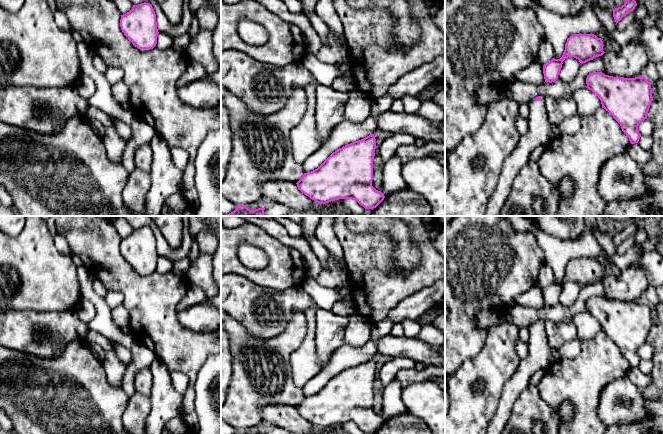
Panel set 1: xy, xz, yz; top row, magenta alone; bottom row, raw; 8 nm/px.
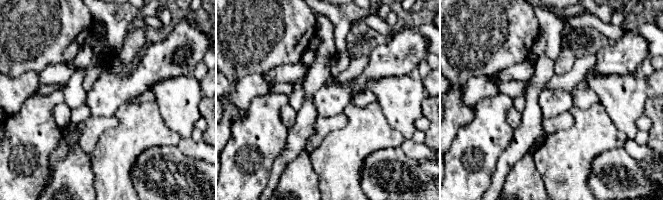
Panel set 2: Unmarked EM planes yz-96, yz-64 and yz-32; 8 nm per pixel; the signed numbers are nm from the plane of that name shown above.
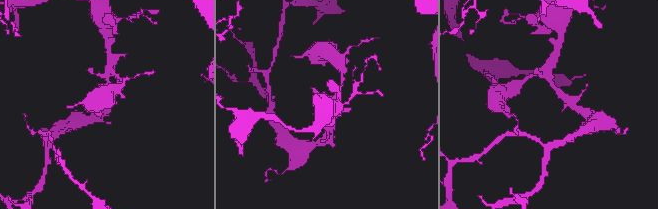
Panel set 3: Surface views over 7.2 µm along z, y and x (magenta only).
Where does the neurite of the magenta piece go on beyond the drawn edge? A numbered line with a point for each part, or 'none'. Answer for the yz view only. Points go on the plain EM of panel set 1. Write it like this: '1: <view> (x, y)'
1: yz (539, 356)

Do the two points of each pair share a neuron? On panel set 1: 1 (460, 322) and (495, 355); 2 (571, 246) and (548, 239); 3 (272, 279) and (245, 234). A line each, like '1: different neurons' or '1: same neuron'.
1: different neurons
2: same neuron
3: same neuron

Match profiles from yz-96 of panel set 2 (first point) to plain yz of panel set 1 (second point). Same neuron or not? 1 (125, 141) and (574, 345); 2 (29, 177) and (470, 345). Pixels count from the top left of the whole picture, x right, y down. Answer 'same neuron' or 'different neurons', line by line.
1: different neurons
2: different neurons

